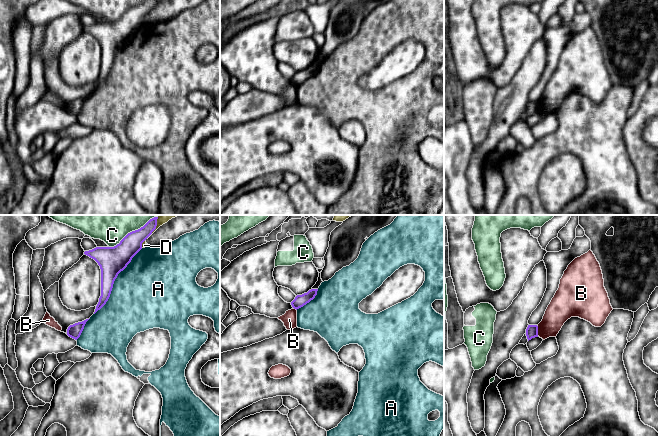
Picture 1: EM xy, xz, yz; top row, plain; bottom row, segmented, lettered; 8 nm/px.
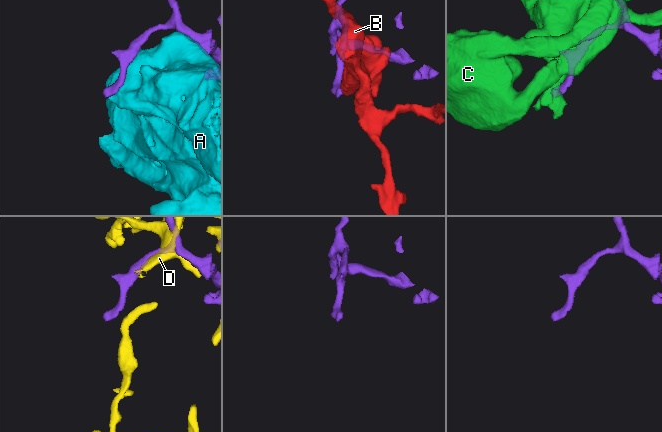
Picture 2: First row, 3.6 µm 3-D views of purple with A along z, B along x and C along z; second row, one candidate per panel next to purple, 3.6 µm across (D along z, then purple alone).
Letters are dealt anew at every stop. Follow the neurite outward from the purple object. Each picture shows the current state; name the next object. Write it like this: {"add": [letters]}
{"add": []}

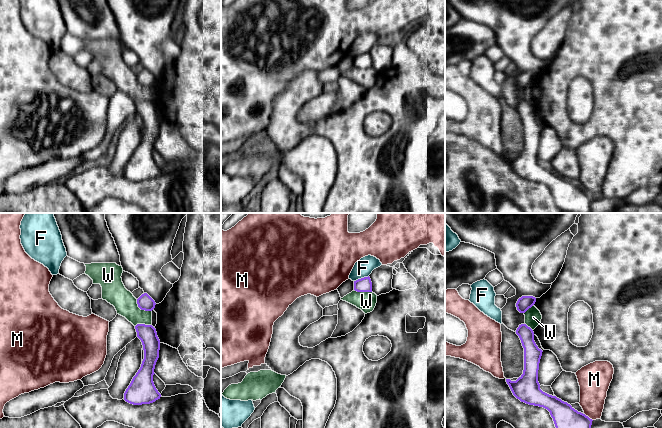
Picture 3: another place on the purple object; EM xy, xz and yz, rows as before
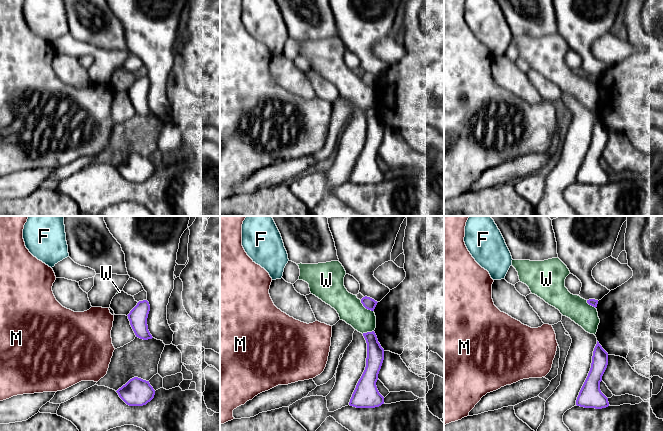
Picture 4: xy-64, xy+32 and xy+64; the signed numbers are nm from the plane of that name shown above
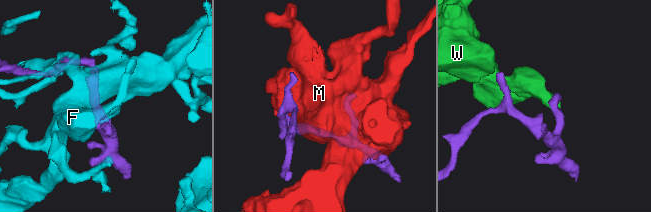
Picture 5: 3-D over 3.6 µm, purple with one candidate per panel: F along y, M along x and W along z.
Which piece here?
{"add": []}

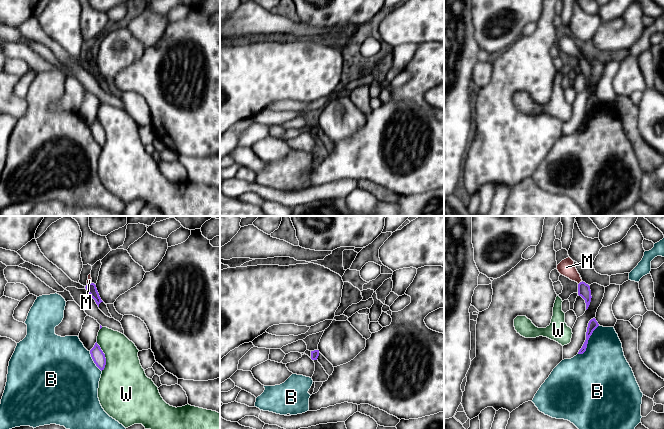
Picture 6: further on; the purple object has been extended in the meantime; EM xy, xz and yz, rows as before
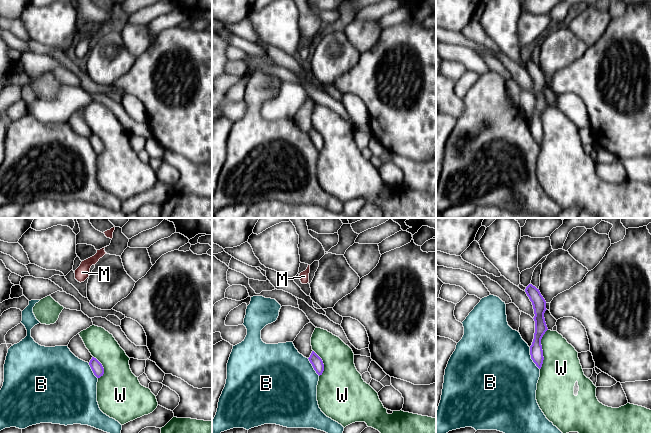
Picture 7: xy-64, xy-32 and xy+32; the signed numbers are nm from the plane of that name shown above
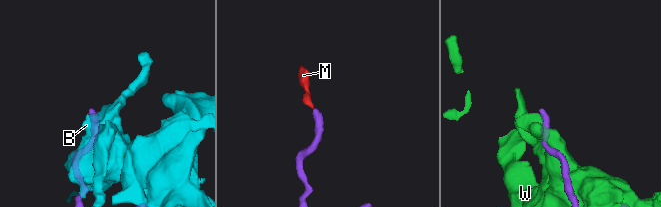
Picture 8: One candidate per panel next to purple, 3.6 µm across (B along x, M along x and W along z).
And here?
{"add": ["M"]}

